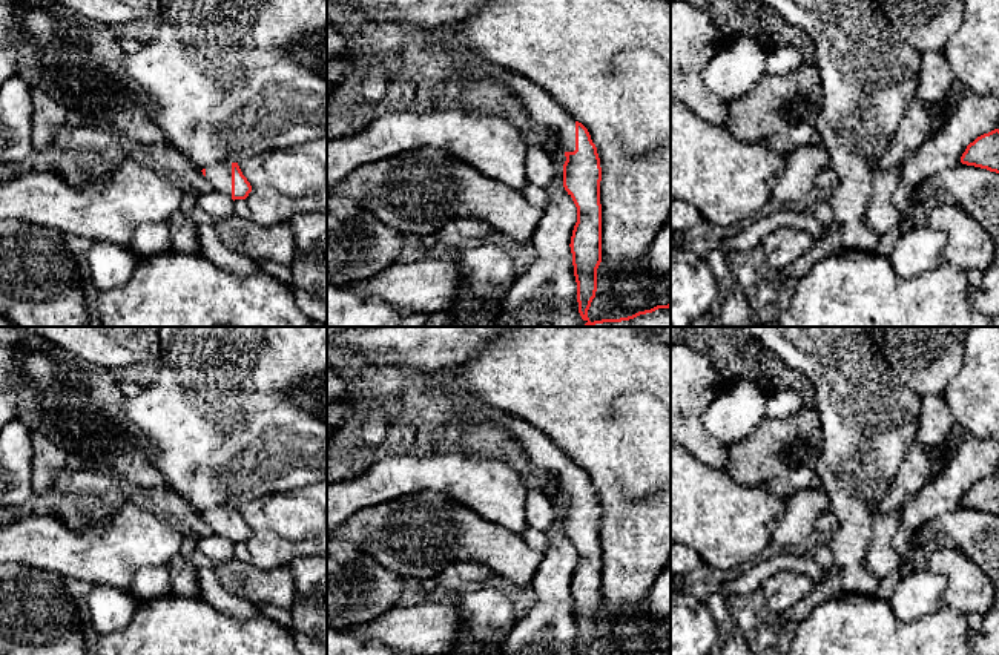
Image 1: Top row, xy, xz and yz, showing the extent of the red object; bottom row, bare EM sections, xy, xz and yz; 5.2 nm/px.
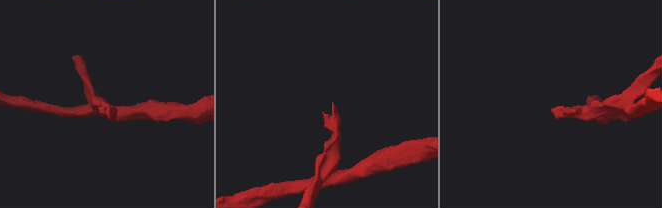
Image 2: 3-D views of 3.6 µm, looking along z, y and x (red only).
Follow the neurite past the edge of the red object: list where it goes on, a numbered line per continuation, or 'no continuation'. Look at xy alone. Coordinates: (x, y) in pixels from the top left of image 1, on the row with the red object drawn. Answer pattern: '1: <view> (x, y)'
1: xy (218, 175)

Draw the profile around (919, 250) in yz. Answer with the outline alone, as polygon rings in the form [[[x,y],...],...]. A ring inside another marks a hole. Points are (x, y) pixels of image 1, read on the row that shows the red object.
[[[925,224],[901,235],[901,239],[889,259],[893,270],[901,278],[916,278],[935,270],[941,262],[944,262],[942,252],[945,244],[945,233]]]

